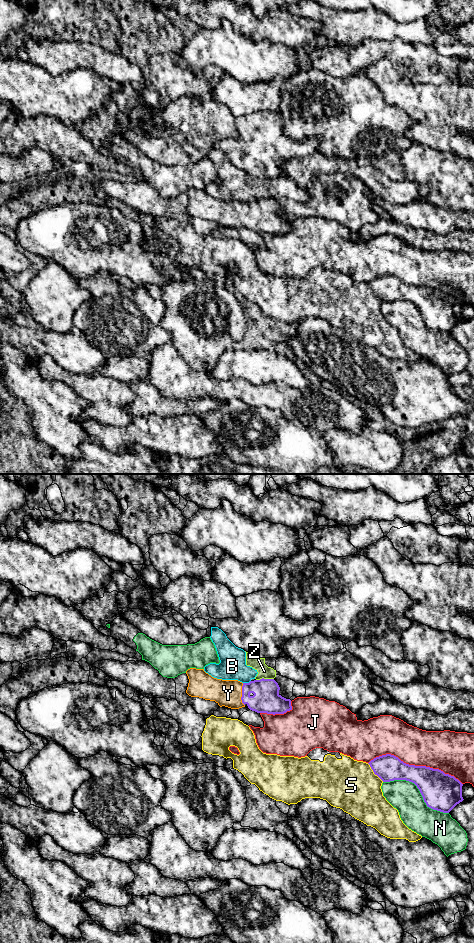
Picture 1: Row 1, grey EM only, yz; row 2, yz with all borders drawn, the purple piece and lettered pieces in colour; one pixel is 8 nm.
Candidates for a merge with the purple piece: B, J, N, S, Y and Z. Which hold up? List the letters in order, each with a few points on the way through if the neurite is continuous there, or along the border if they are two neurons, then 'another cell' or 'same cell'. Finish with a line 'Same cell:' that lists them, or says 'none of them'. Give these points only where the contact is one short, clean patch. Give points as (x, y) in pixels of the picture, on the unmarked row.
B: border yz (250, 200), (243, 203); another cell
J: another cell
N: another cell
S: another cell
Y: way yz (266, 219), (247, 219), (242, 214), (228, 213); same cell
Z: border yz (273, 198), (260, 198), (256, 200); another cell
Same cell: Y

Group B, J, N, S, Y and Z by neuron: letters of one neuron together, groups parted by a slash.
B Z / J / N / S / Y

